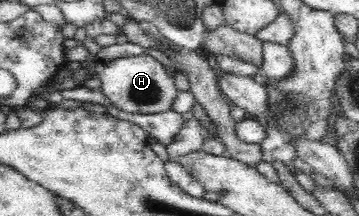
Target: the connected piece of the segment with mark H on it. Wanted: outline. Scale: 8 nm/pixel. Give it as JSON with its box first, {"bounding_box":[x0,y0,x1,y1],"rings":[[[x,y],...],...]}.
{"bounding_box":[99,54,178,114],"rings":[[[149,54],[118,57],[112,61],[107,61],[99,68],[99,78],[101,81],[100,91],[103,92],[106,99],[111,105],[128,113],[151,114],[170,110],[178,93],[174,78],[168,75],[168,68]]]}

